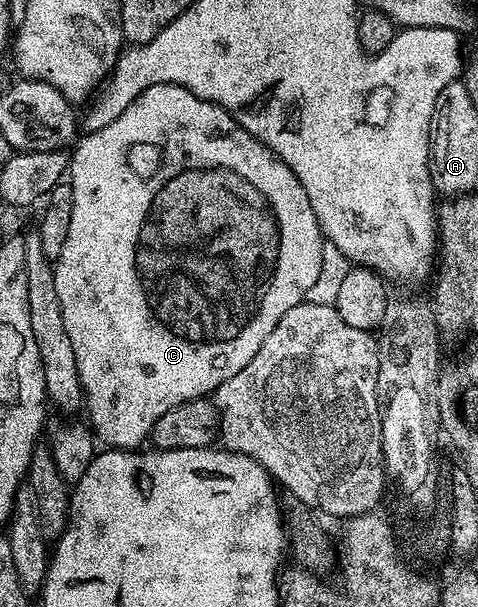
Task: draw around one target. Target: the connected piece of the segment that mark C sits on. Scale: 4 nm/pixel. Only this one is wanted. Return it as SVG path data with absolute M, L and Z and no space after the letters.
M180 85L149 87L120 117L113 119L113 123L94 131L84 132L82 135L84 137L80 139L79 146L75 149L75 174L71 178L69 177L69 184L76 199L73 203L73 219L69 223L69 235L65 239L65 247L61 247L61 255L54 262L57 299L61 299L61 319L65 319L65 335L69 335L69 343L73 343L73 355L77 359L77 375L83 384L85 413L91 416L89 425L94 436L102 444L104 441L104 446L135 451L142 446L139 444L143 440L146 442L150 438L157 419L161 419L161 415L165 415L165 411L186 401L197 401L214 394L215 390L221 387L221 383L233 379L233 375L237 375L237 371L241 371L245 367L245 363L249 363L249 359L253 359L253 355L257 355L257 351L261 351L261 343L265 343L265 339L269 339L273 327L277 327L277 323L281 323L285 311L307 301L309 287L313 287L313 283L317 283L317 275L321 271L321 251L325 238L319 230L317 215L311 206L309 195L305 195L305 187L301 187L297 175L293 175L293 171L289 171L287 164L273 151L269 151L269 147L265 147L257 138L249 135L249 131L245 131L245 127L238 125L220 105L202 101L200 97L193 95L185 87Z

